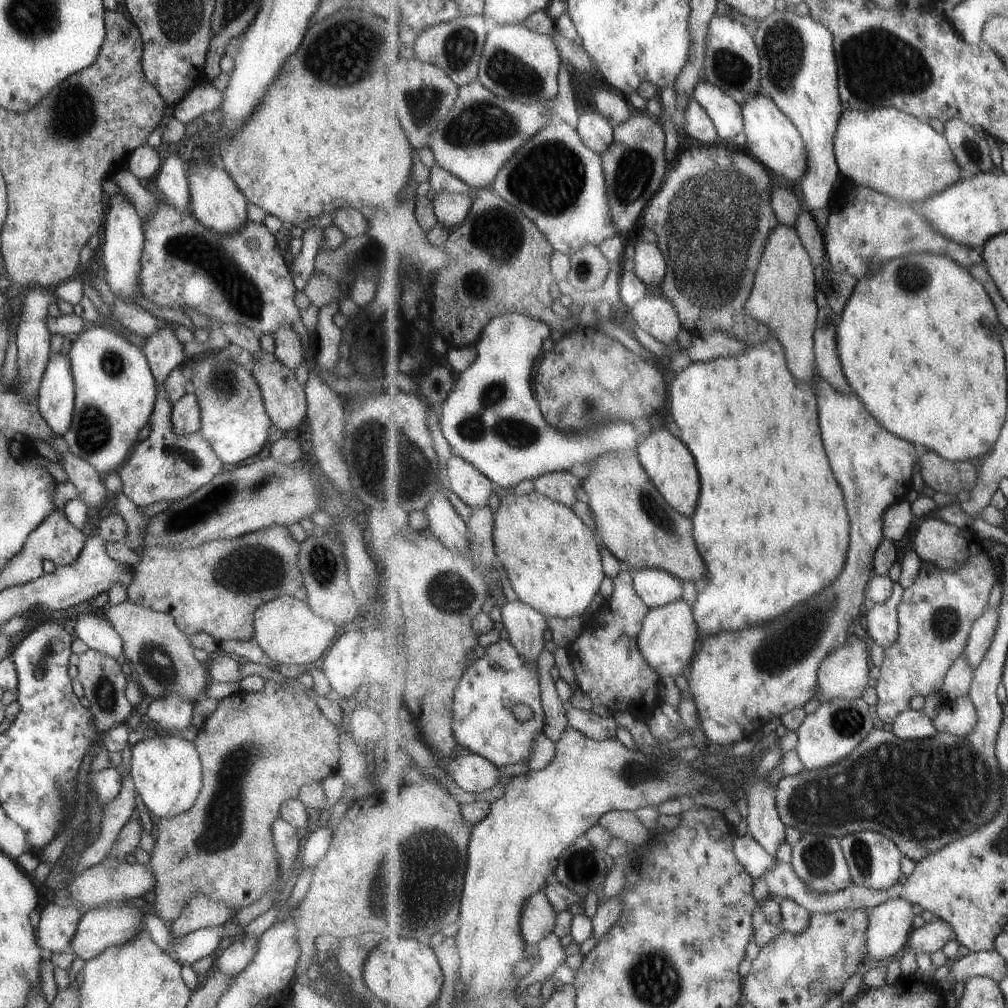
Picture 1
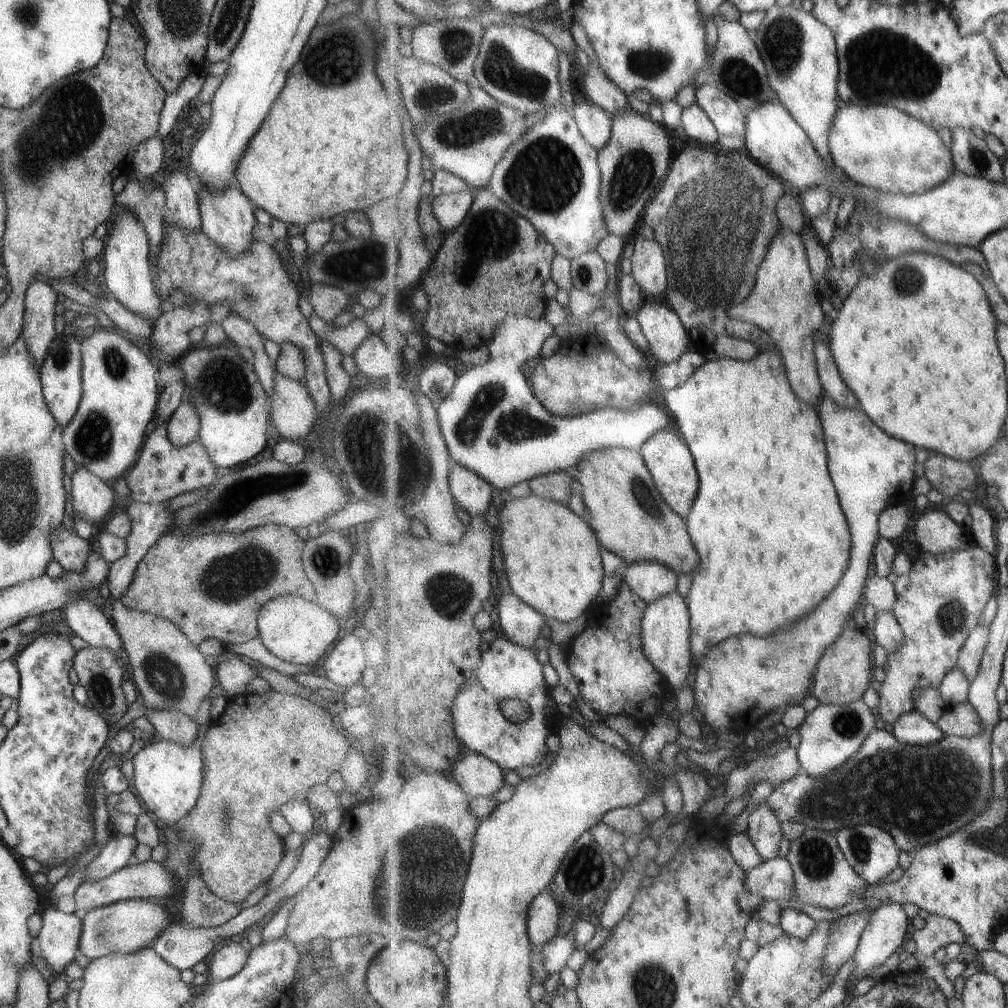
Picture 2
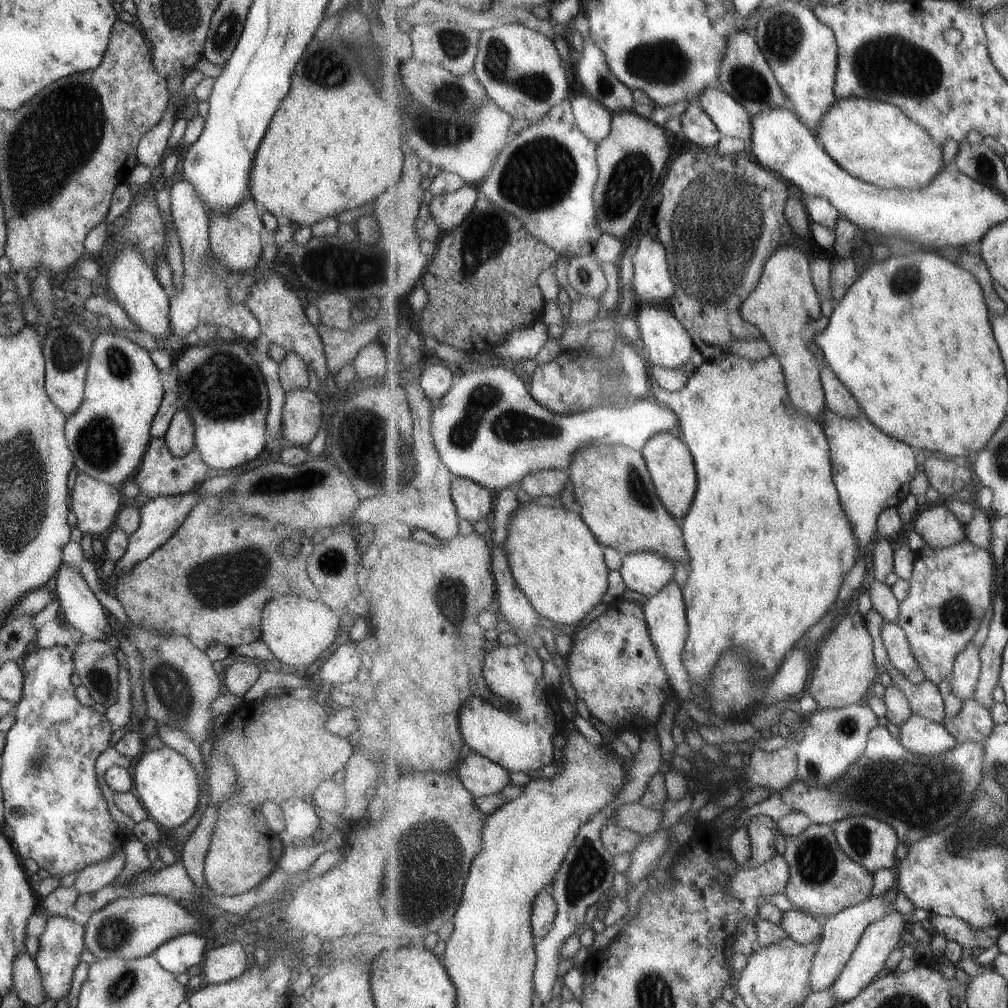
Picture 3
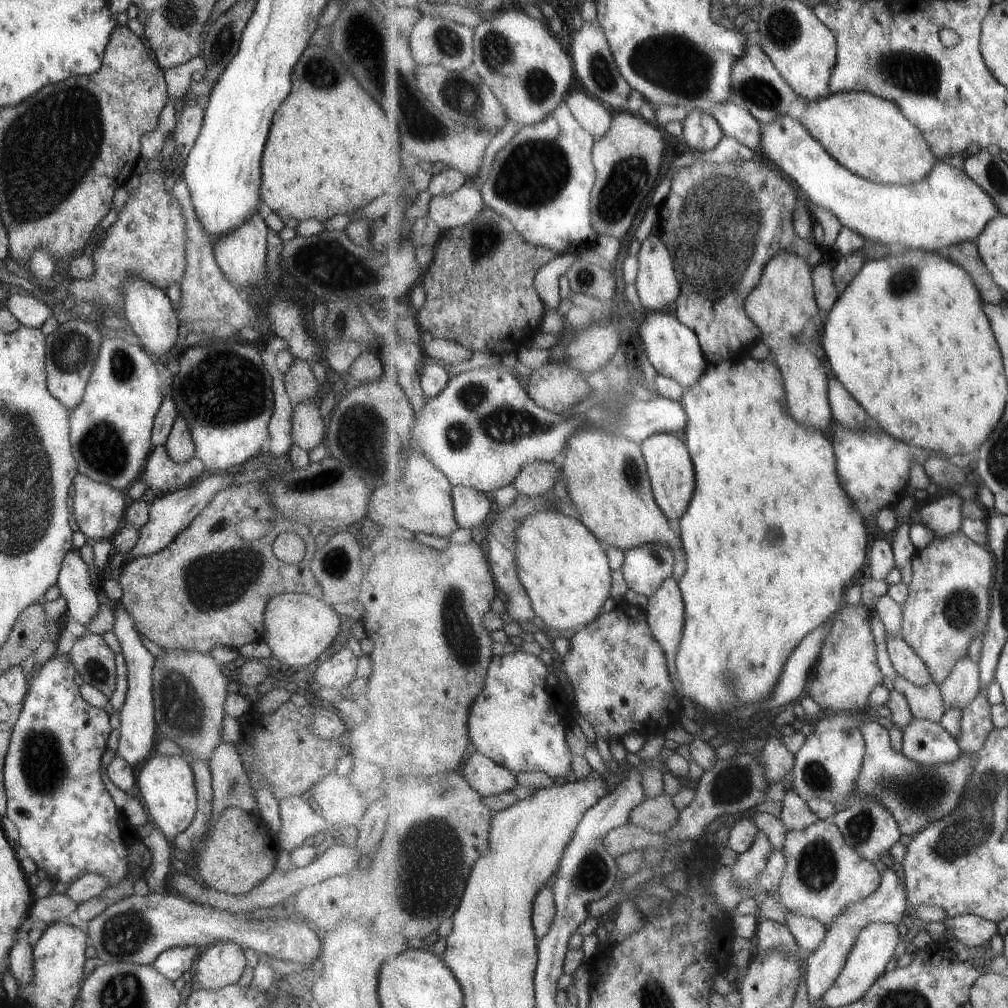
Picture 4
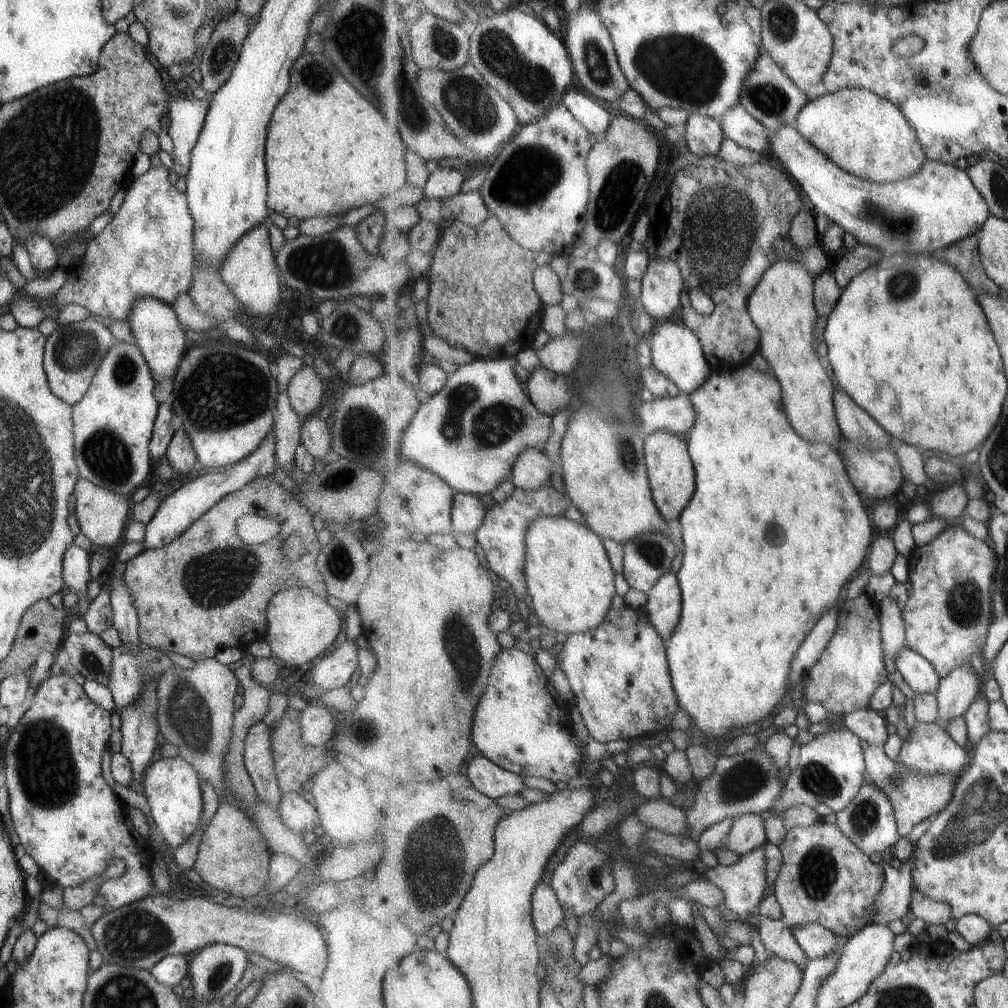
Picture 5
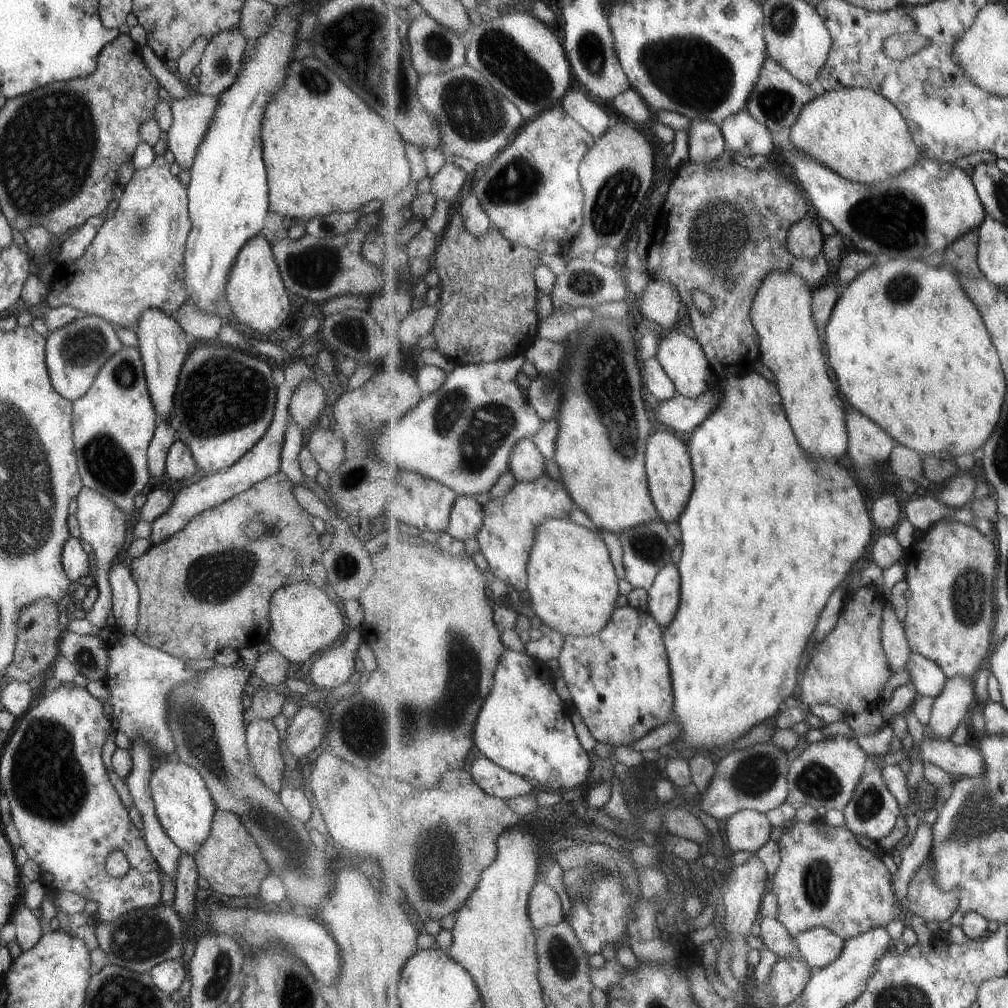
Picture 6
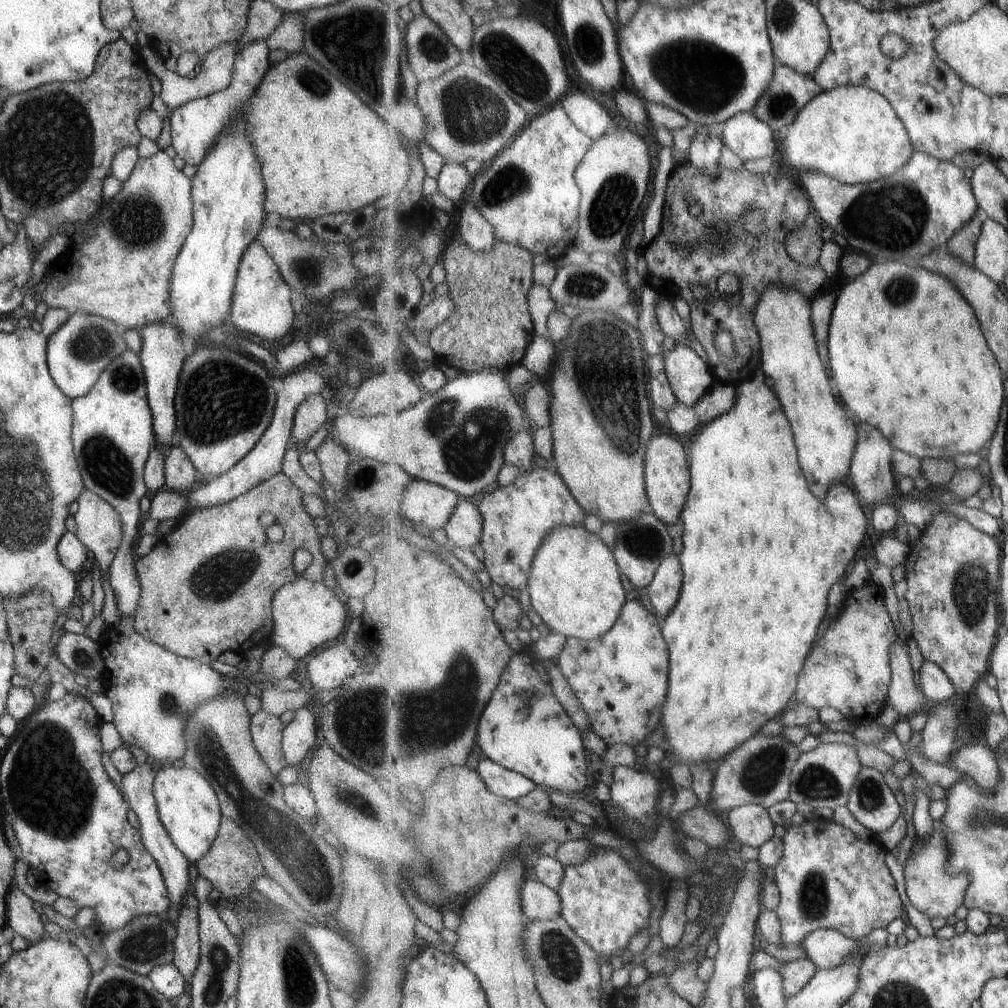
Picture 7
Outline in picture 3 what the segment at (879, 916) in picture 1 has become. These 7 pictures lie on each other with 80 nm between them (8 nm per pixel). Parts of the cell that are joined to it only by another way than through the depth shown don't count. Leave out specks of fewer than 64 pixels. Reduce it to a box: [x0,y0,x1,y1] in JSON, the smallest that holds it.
[834,911,903,1005]

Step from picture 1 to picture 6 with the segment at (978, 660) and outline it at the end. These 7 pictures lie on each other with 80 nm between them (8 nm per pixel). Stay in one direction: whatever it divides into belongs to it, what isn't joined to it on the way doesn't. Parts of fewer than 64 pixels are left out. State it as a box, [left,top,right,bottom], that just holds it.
[928,676,976,739]

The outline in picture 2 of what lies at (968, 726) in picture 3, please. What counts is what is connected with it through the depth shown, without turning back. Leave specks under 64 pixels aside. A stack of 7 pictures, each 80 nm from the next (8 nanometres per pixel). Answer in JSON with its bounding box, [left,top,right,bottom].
[936,701,984,738]

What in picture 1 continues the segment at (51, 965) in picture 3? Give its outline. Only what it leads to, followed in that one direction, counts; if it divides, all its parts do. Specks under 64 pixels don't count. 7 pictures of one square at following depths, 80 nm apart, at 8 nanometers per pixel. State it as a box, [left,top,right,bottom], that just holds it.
[34,903,82,954]

